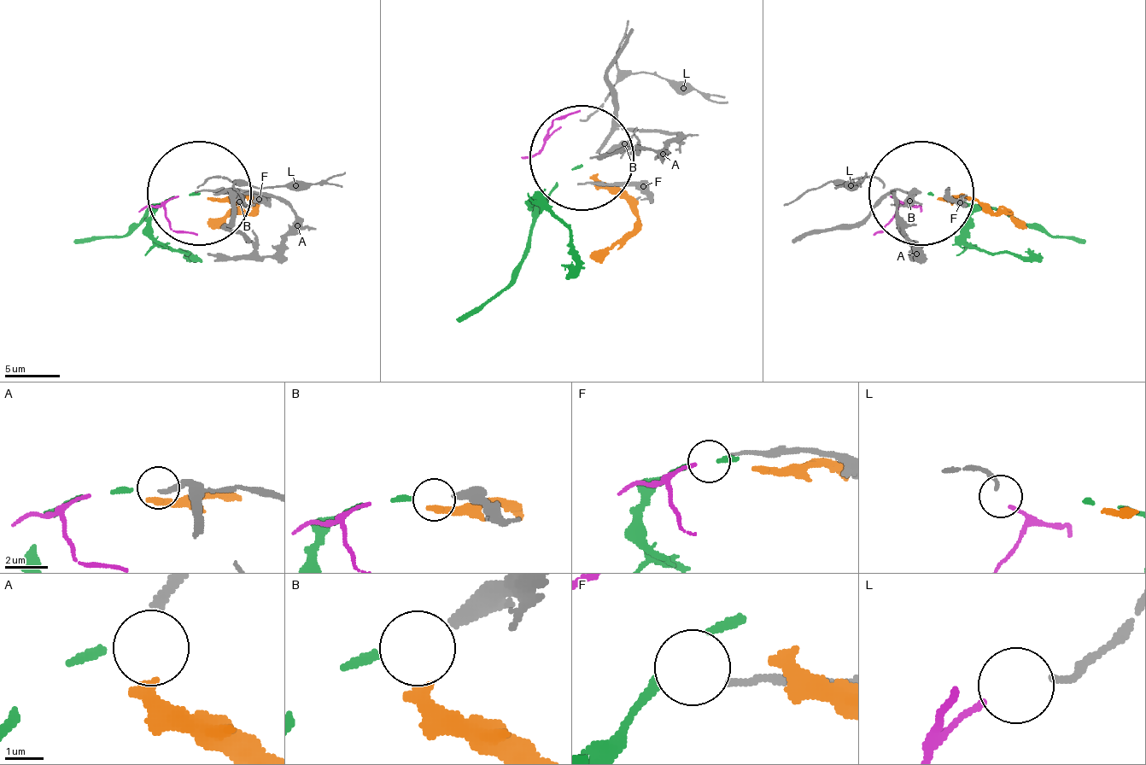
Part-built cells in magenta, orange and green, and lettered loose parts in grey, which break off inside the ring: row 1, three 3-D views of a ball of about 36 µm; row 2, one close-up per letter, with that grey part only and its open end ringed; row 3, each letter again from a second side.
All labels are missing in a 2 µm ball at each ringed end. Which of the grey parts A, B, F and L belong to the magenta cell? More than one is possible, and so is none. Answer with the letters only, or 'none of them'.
L

